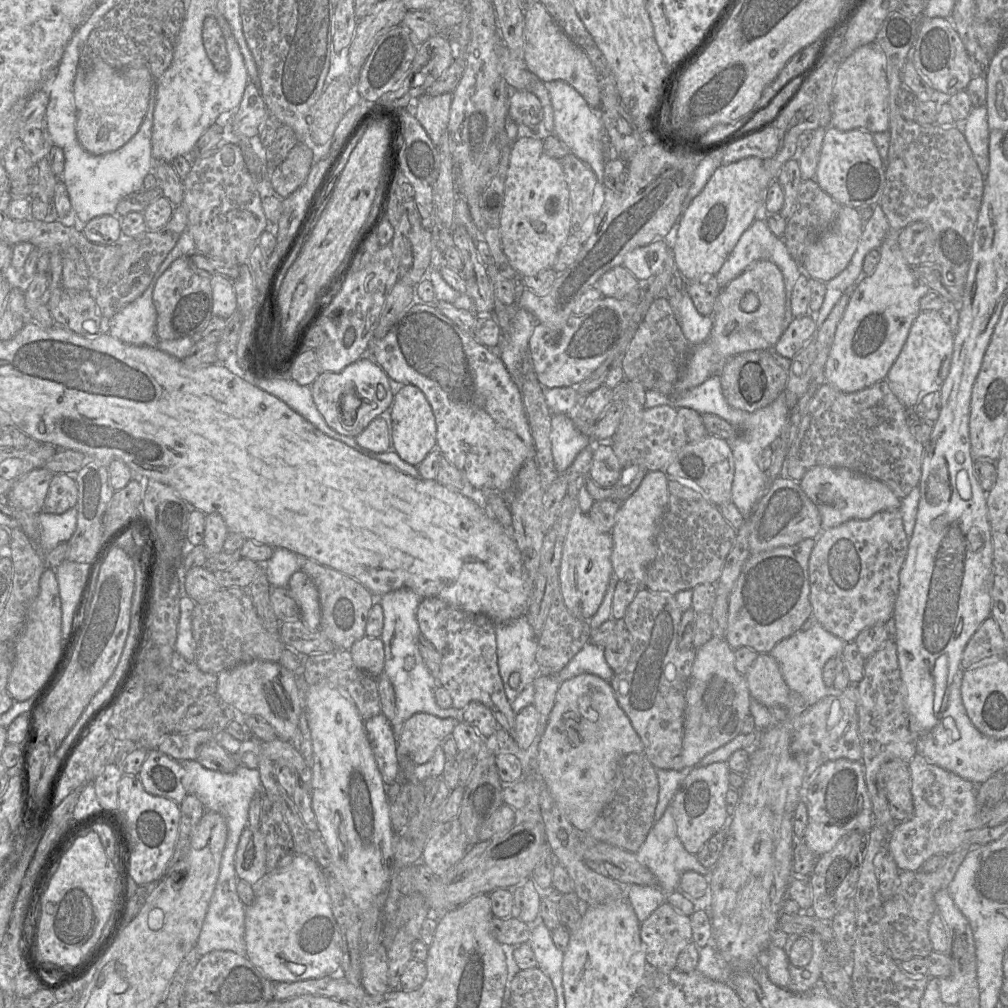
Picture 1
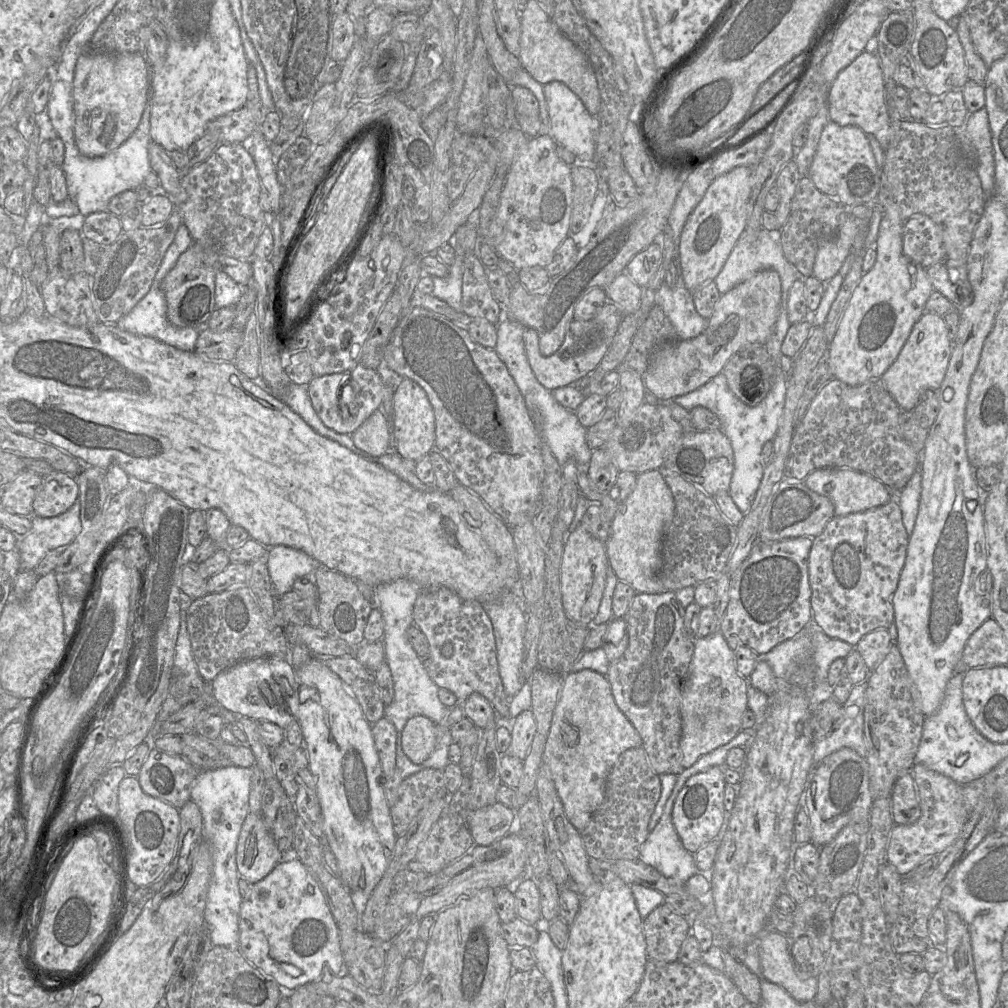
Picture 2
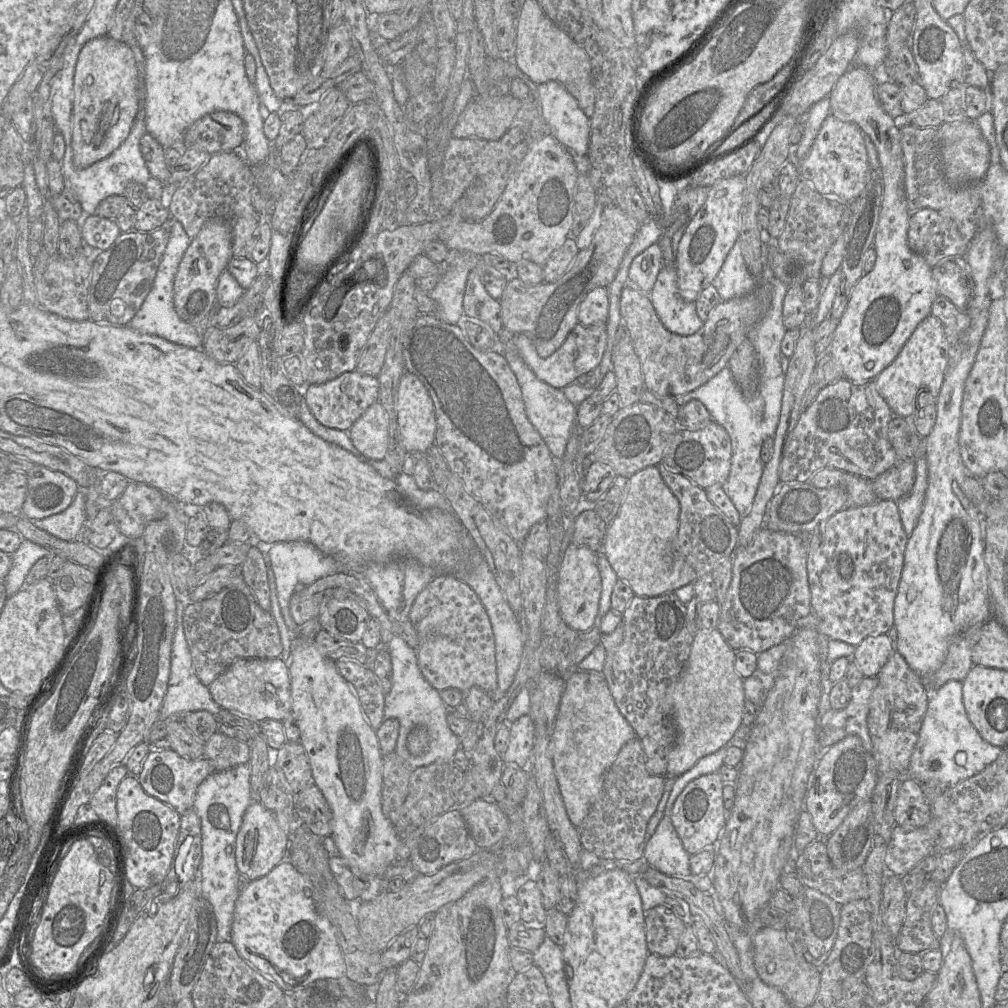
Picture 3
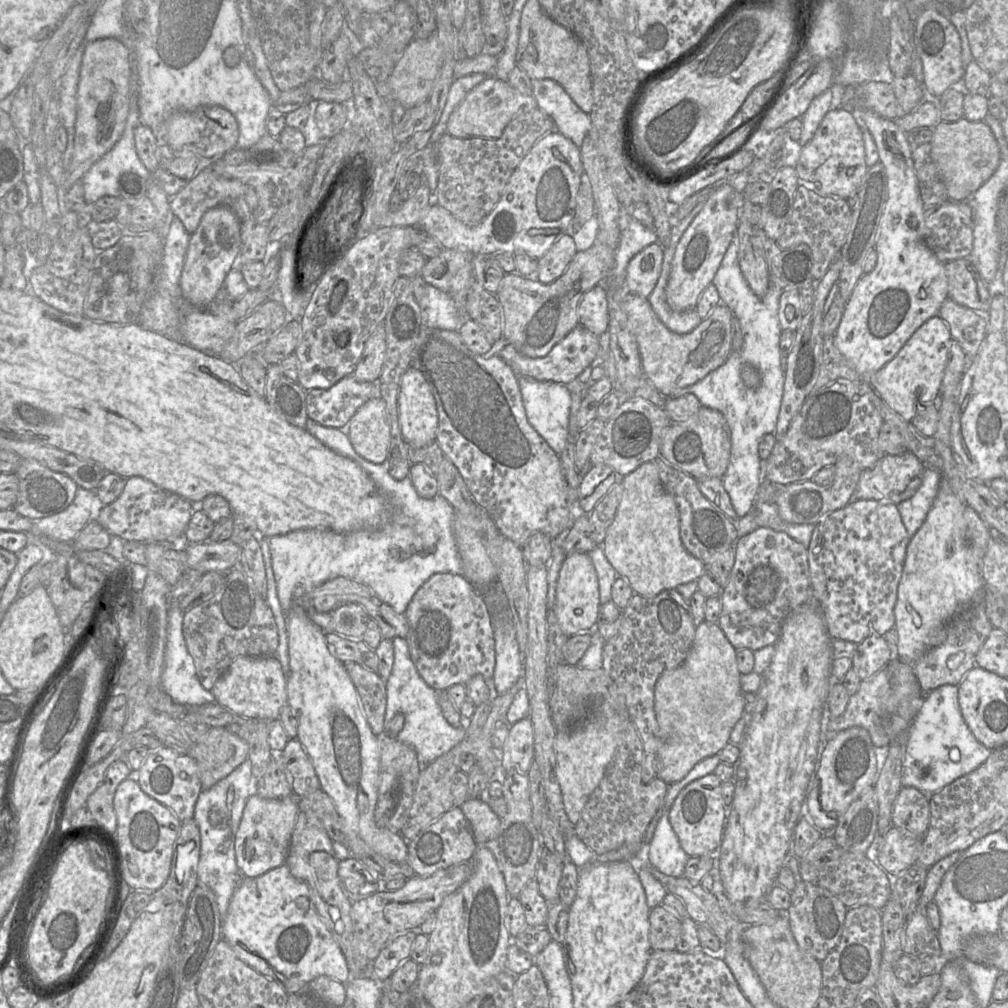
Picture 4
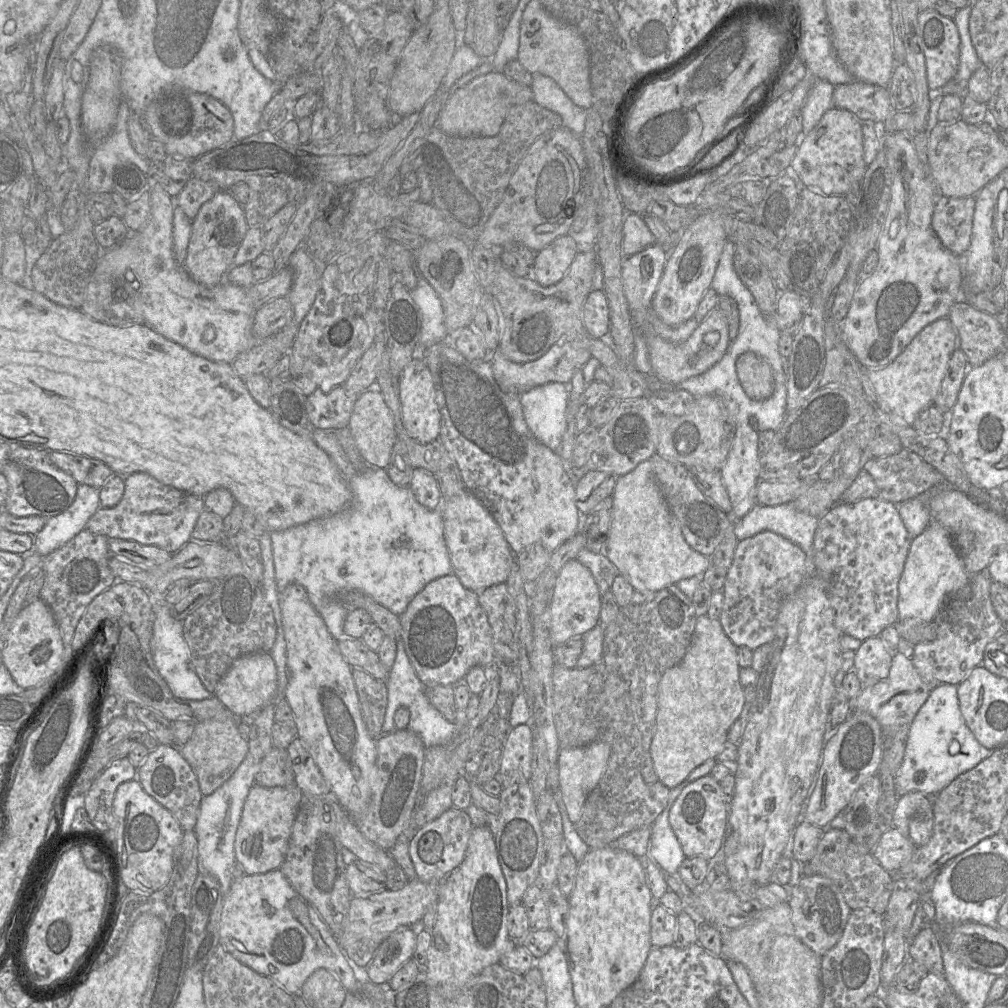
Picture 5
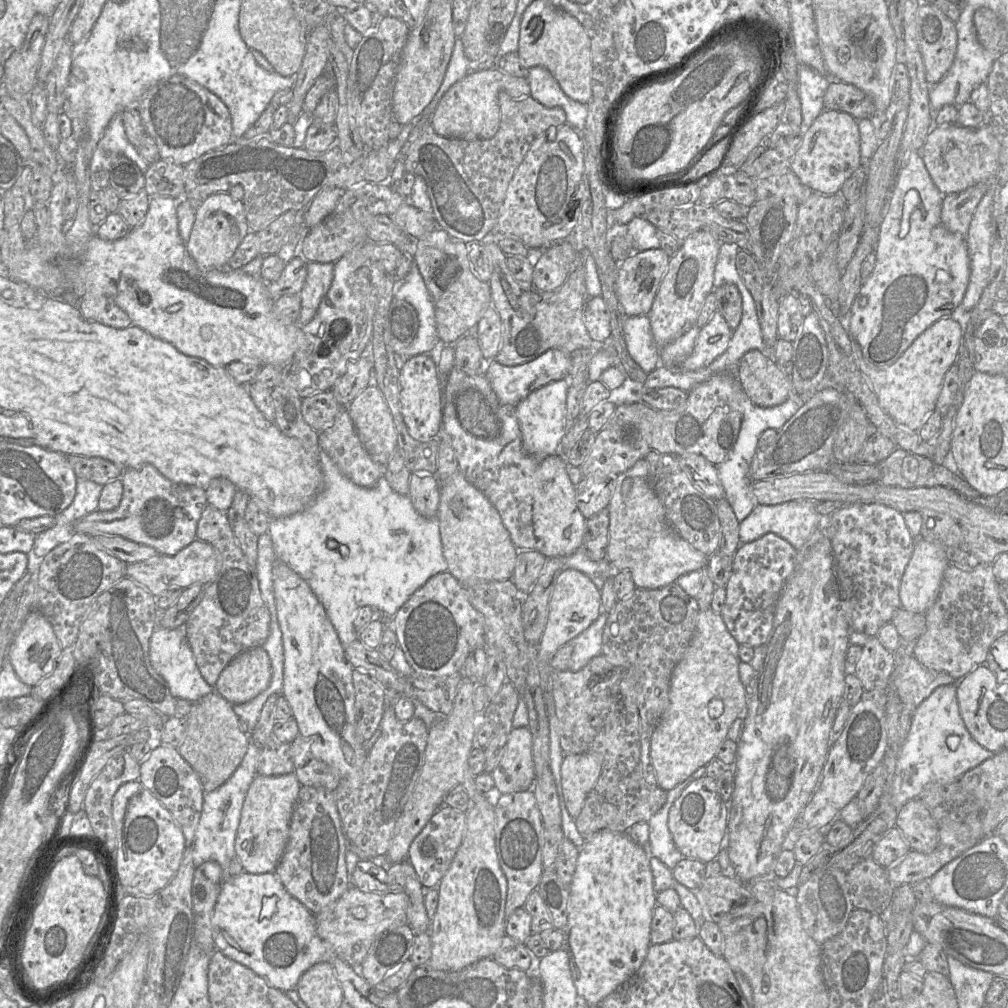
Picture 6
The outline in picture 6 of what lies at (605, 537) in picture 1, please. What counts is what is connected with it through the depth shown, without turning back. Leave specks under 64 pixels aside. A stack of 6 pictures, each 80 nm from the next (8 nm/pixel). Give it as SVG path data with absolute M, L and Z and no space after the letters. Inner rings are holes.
M563 570L556 579L556 584L550 597L547 625L537 645L538 662L549 664L552 655L561 646L572 642L574 638L586 630L601 612L601 591L592 580L578 570Z

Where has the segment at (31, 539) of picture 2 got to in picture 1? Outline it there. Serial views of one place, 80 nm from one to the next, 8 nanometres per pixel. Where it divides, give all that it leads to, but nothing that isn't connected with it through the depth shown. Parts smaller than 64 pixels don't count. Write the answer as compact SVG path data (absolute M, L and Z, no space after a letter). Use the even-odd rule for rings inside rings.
M70 508L62 514L40 512L39 546L44 552L49 552L61 542L68 542L77 526L77 508Z

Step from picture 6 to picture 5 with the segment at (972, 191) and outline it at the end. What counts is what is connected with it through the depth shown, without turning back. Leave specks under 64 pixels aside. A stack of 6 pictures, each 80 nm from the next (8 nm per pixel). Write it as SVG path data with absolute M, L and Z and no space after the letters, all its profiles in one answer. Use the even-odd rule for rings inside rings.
M975 196L936 198L931 226L945 249L961 257L971 243Z

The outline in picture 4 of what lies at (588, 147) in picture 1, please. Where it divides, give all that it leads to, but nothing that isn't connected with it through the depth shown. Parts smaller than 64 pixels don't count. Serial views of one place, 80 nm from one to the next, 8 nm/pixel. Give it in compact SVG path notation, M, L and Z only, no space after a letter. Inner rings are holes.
M534 79L532 95L537 107L551 117L555 130L581 147L590 127L590 117L552 79Z

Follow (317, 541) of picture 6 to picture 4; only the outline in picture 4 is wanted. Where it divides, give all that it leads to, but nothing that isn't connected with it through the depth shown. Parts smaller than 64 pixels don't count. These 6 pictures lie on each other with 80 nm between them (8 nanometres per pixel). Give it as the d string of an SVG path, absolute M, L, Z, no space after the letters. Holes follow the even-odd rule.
M308 418L306 430L333 451L356 461L368 473L370 478L387 497L390 505L388 518L376 528L359 529L351 532L337 532L331 529L301 529L283 535L268 538L272 560L272 569L276 581L277 595L282 610L286 614L292 606L295 598L303 598L307 616L326 633L331 631L330 612L317 612L309 594L315 587L336 578L346 577L358 583L367 585L376 596L384 603L393 608L399 614L404 614L413 596L418 589L434 574L463 571L462 560L459 554L453 523L455 510L452 505L440 494L433 498L421 497L410 478L410 475L402 480L396 480L389 473L389 461L376 464L360 456L354 449L346 430L323 426Z

